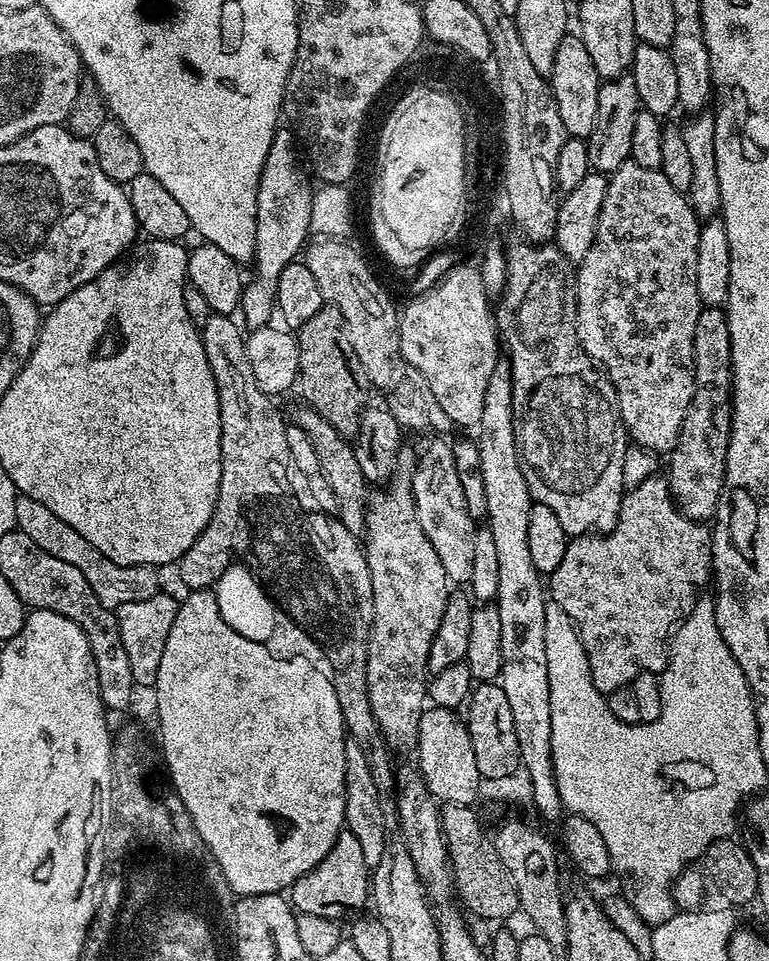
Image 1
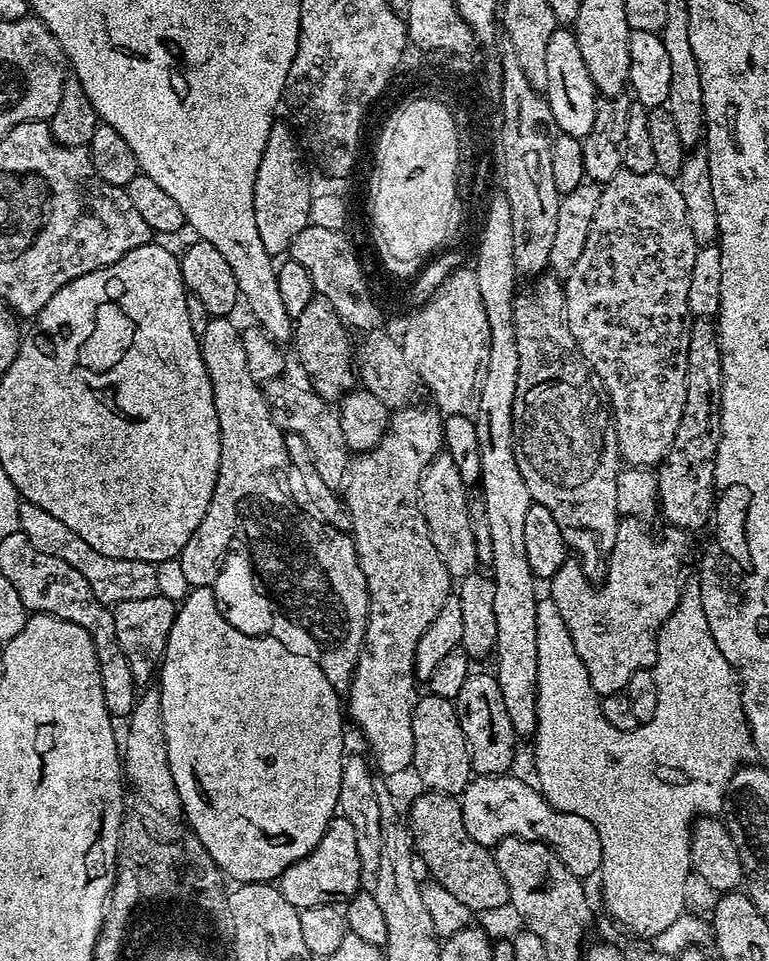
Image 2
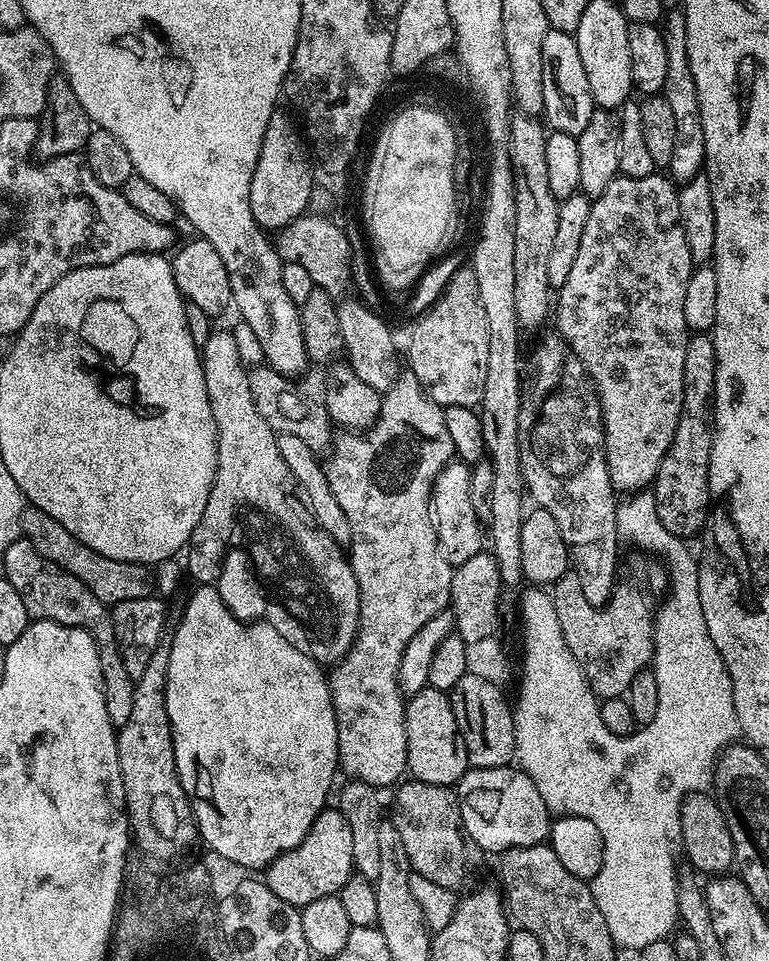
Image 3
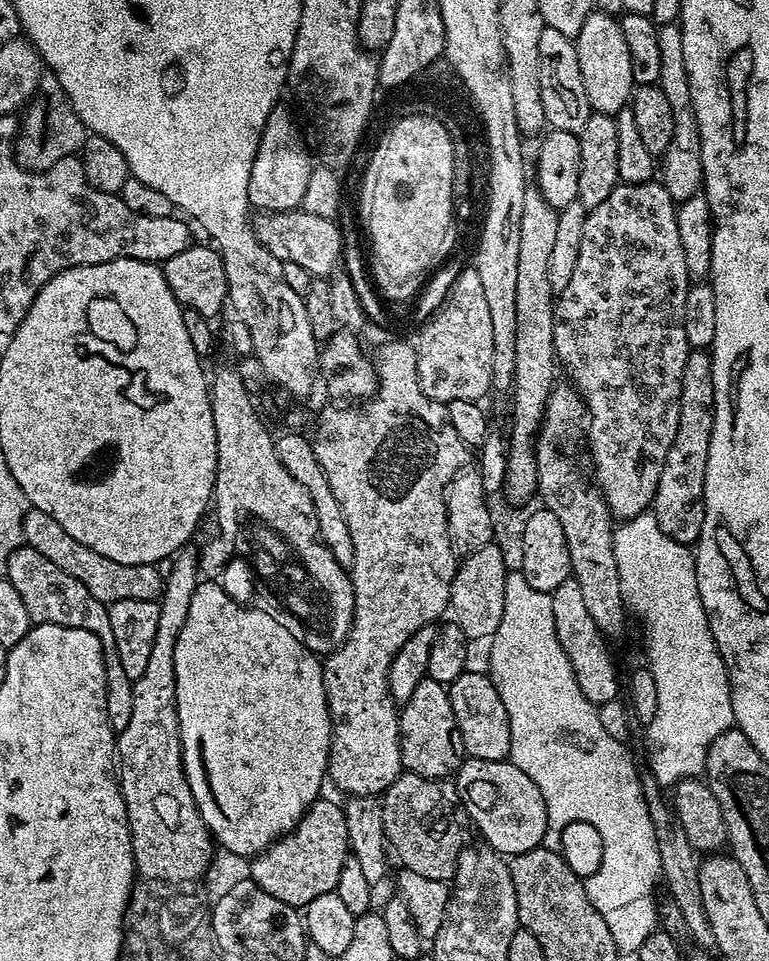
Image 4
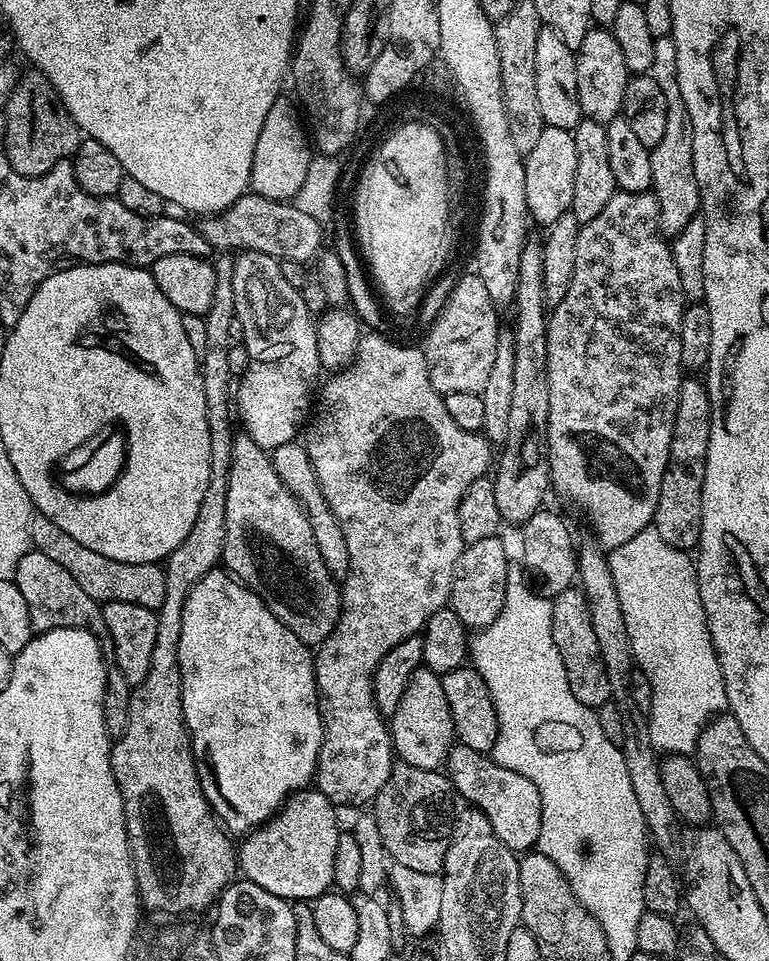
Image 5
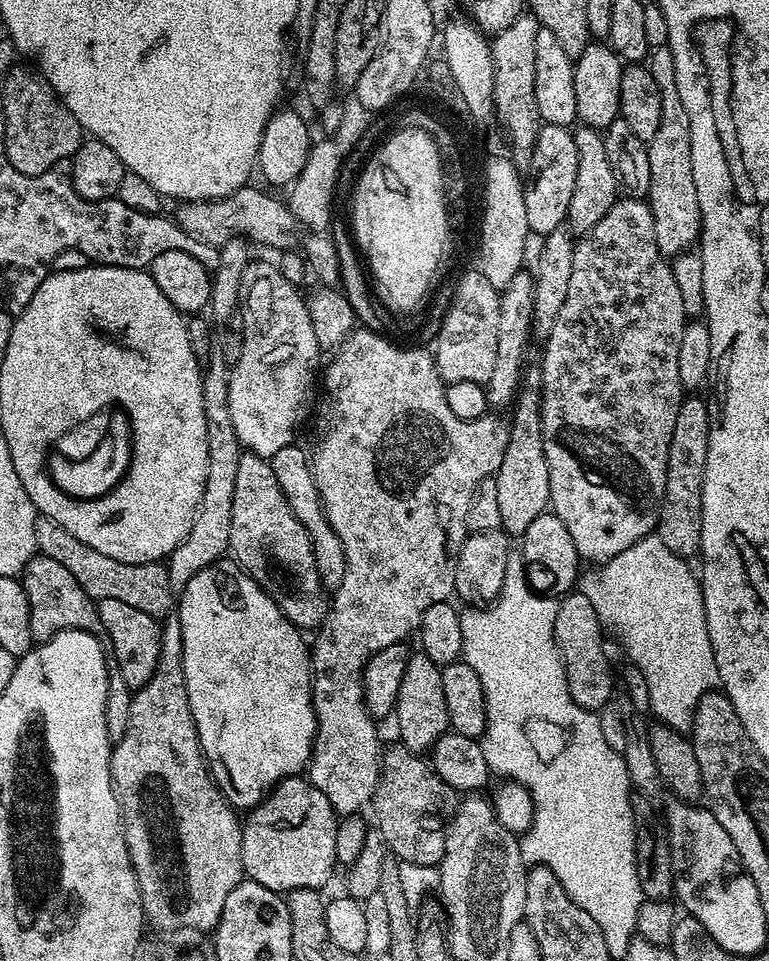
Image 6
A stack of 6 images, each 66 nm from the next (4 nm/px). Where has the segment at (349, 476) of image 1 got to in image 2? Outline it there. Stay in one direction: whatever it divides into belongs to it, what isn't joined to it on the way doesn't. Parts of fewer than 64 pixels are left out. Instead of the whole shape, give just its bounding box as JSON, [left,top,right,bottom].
[263,379,352,490]

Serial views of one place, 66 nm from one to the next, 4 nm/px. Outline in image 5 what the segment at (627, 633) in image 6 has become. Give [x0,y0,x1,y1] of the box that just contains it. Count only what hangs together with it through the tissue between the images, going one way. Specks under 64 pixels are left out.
[607,526,728,756]

